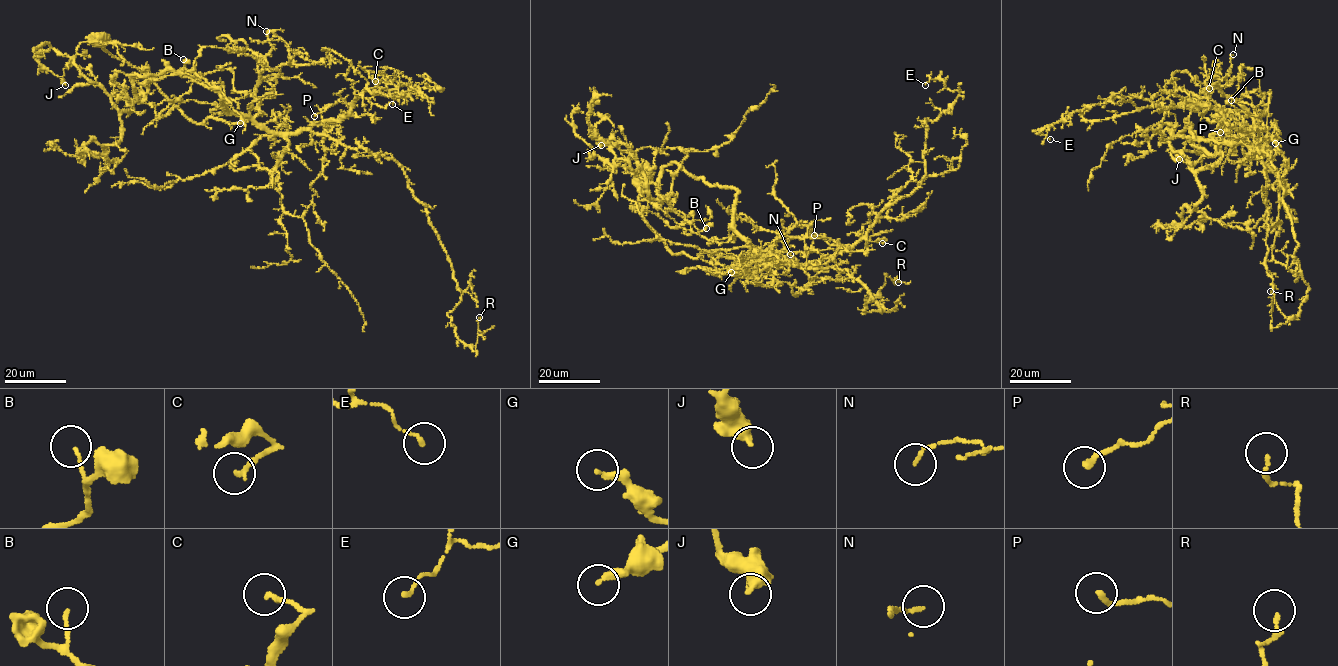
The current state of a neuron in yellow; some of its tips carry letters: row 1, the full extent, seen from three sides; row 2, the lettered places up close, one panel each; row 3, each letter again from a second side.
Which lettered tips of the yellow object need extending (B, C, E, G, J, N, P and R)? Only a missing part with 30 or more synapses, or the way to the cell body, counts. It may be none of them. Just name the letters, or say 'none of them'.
none of them

